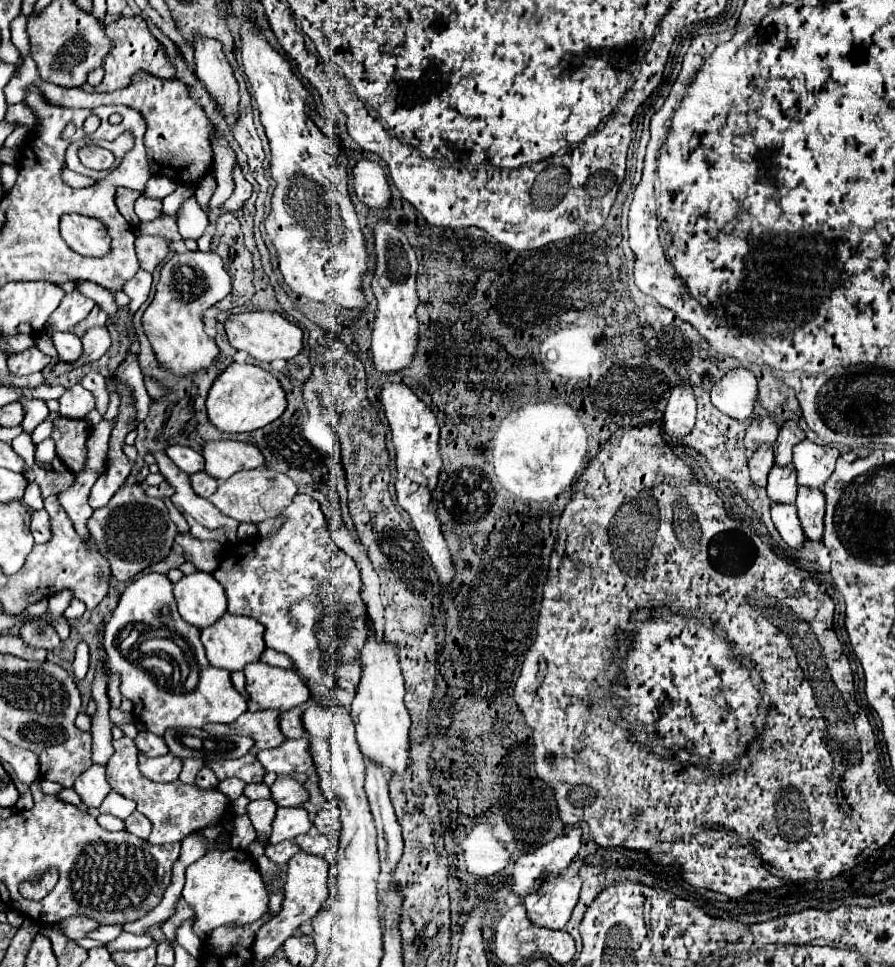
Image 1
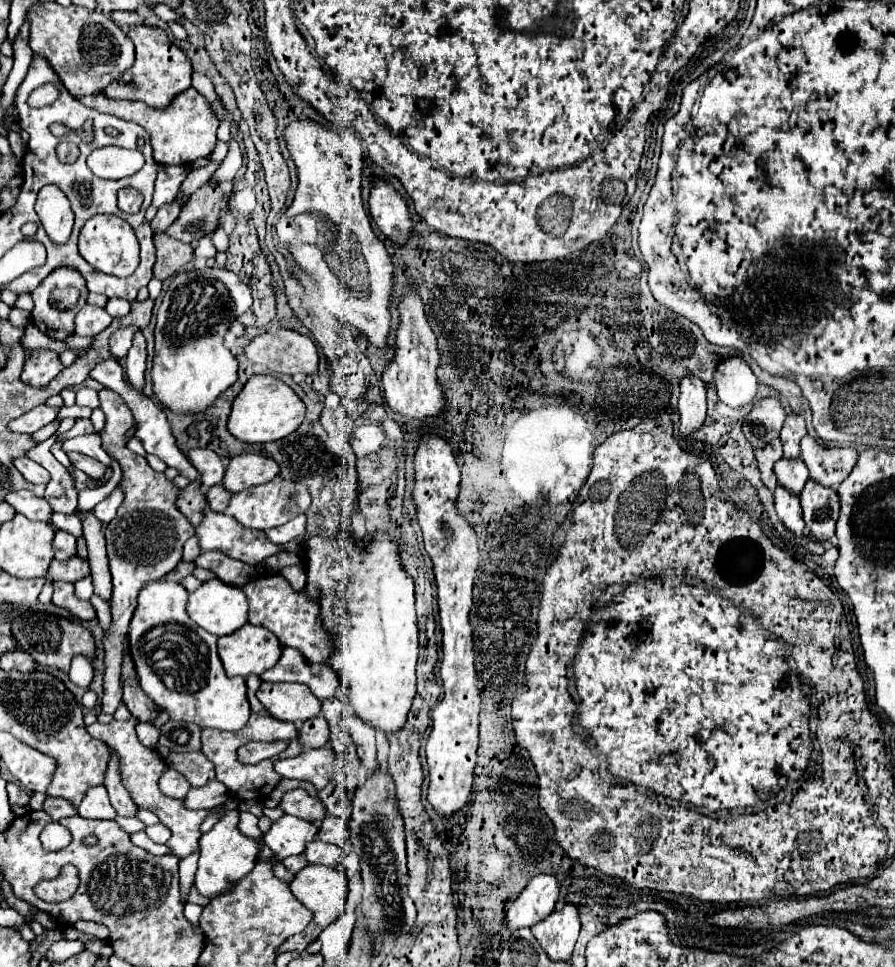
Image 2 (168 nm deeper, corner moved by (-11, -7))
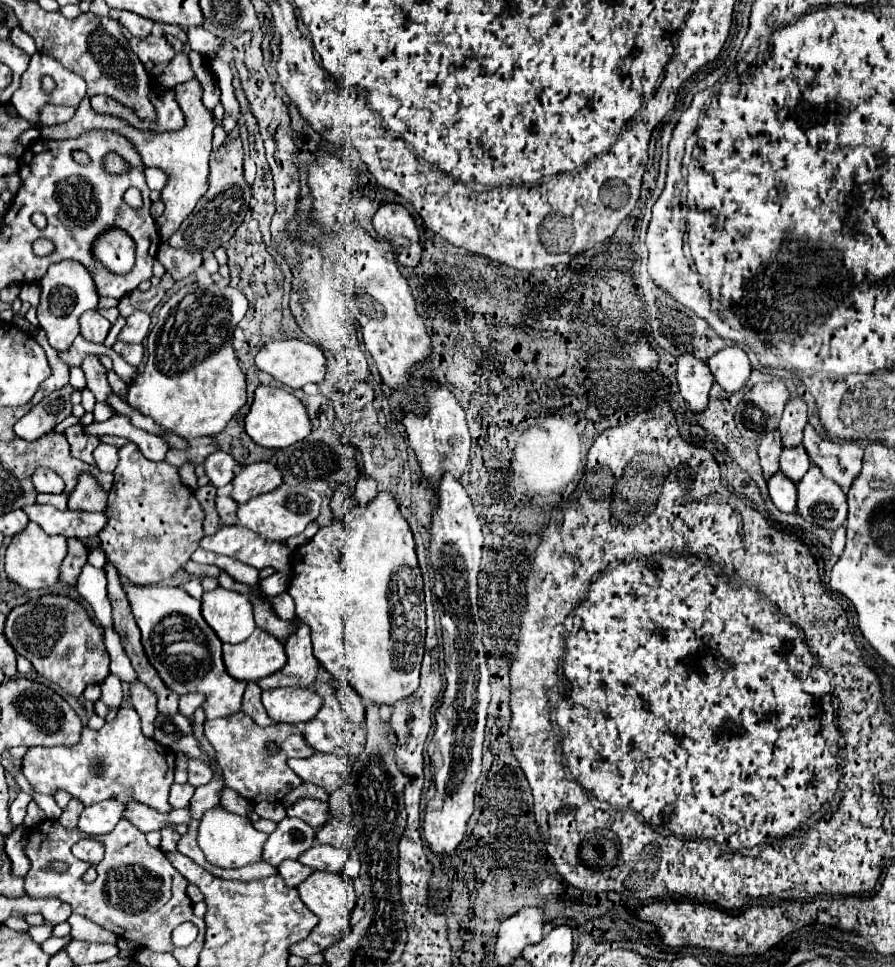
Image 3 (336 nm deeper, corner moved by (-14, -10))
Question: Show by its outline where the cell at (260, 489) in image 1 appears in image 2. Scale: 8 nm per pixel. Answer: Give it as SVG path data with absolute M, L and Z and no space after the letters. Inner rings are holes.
M271 480L267 484L261 486L253 486L253 488L245 488L237 494L233 494L225 514L233 516L235 520L239 520L245 528L251 530L267 530L267 528L275 528L281 526L285 522L289 522L291 518L305 514L307 508L311 504L311 496L307 492L307 488L299 482L291 482L291 480Z

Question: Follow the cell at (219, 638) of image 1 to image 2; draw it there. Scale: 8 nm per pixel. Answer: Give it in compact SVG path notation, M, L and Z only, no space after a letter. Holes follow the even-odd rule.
M247 622L233 634L219 638L219 656L227 676L261 676L265 670L277 664L281 644L267 628Z

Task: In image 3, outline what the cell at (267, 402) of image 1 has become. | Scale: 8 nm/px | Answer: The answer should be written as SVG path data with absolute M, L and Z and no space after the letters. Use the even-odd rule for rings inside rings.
M260 385L254 395L254 403L244 419L246 433L252 437L254 443L268 447L268 449L284 449L290 447L302 439L306 439L312 431L306 407L300 399L296 399L292 393L288 393L282 387L266 387Z

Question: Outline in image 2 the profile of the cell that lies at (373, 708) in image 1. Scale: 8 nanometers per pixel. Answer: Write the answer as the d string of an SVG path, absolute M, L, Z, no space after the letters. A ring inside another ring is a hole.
M383 532L363 548L347 536L313 536L305 544L305 556L307 592L321 596L321 618L337 646L329 666L349 686L355 716L387 736L401 732L415 696L419 632L413 580L397 558L397 544Z

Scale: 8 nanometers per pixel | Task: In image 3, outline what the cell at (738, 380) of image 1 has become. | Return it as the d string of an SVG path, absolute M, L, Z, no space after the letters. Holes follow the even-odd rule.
M724 347L708 359L708 367L714 379L728 391L734 393L744 387L750 377L750 361L748 355L740 347Z

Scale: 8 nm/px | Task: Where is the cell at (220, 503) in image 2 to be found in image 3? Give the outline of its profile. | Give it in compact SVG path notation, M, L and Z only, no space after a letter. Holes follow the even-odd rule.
M218 497L216 509L218 509L218 515L220 515L224 525L236 525L238 523L238 517L236 517L238 503L232 497Z

